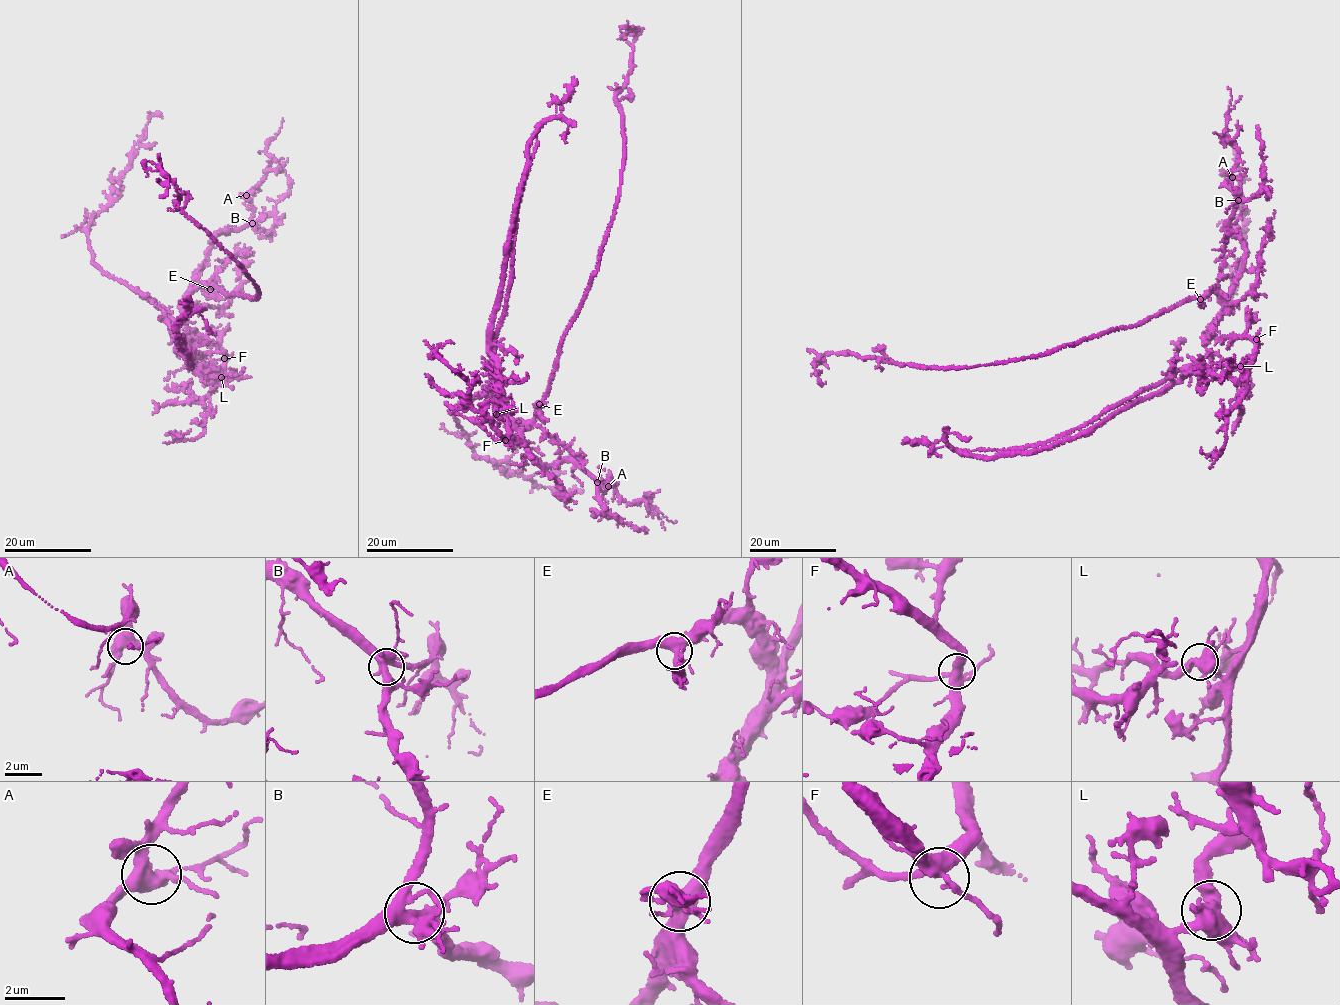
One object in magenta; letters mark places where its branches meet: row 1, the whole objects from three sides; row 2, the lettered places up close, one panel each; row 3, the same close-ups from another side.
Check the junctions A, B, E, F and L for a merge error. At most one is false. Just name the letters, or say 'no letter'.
L

